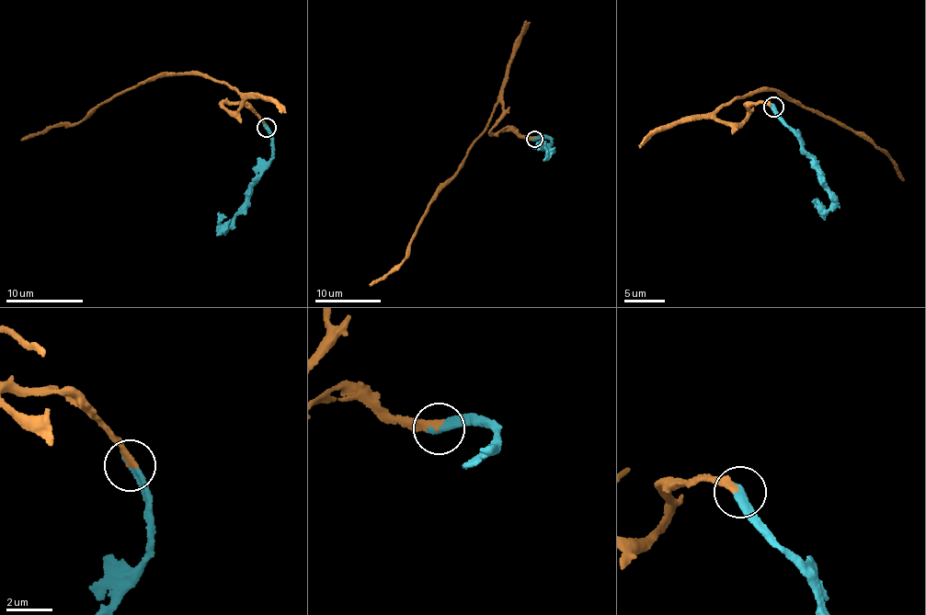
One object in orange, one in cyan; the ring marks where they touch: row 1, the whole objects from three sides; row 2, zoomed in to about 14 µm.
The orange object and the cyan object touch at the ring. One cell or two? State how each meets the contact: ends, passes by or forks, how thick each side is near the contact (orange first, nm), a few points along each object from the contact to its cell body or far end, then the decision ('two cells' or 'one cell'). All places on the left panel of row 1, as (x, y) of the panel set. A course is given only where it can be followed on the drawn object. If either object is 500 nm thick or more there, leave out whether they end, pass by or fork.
orange ends; cyan ends; calibres 360 and 400 nm; course orange (265, 129), (248, 107), (222, 107), (241, 106), (228, 85), (177, 74), (138, 85), (78, 124), (20, 140); course cyan (265, 129), (272, 154), (269, 165), (250, 189), (246, 207), (226, 231), (220, 211); one cell

